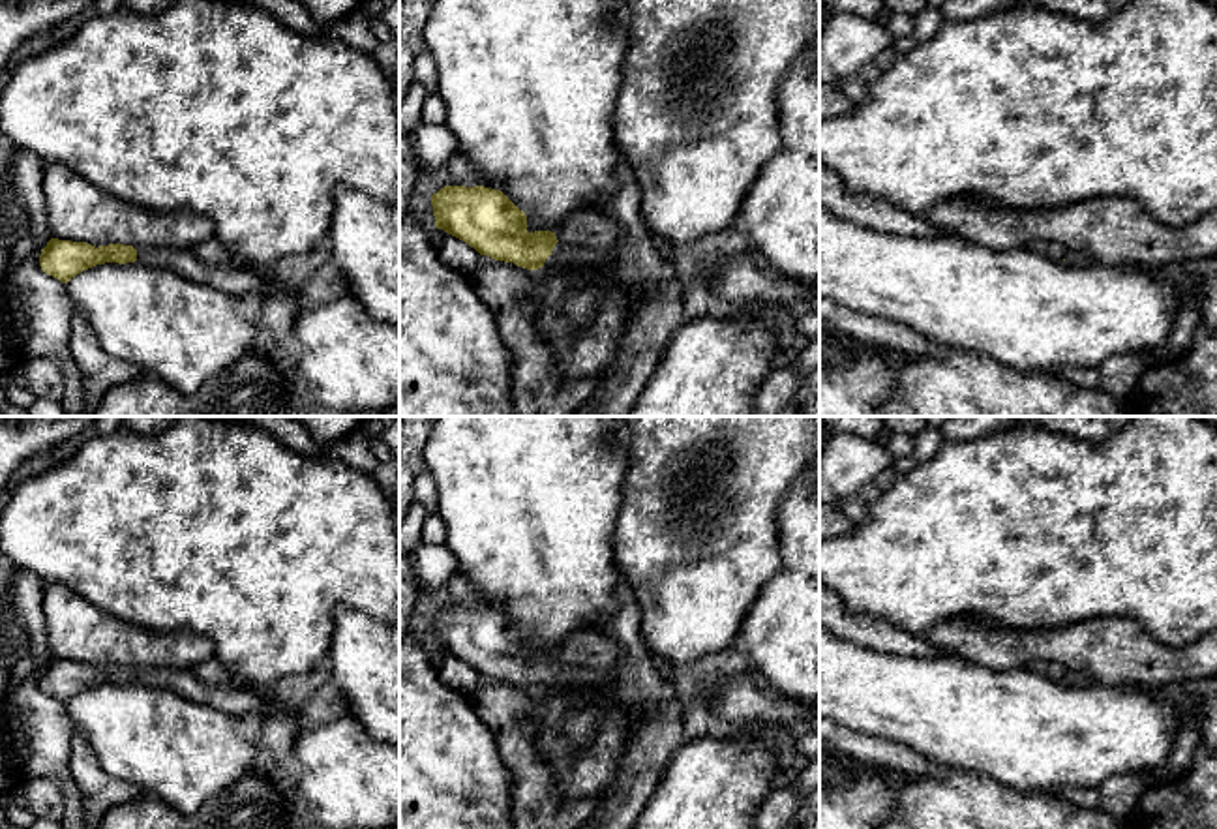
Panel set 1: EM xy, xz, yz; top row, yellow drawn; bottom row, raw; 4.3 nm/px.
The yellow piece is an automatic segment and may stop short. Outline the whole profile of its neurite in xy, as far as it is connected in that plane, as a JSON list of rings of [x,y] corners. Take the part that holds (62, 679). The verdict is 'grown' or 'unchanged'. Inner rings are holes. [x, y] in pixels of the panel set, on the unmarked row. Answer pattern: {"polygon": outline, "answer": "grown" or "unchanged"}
{"polygon": [[[51,658],[41,670],[39,686],[45,694],[68,703],[71,698],[96,685],[105,683],[135,683],[169,688],[182,698],[212,705],[231,716],[259,715],[266,716],[278,703],[270,703],[264,692],[248,686],[216,686],[201,681],[193,670],[182,668],[141,668],[124,664],[92,666],[86,662],[71,662]]], "answer": "grown"}

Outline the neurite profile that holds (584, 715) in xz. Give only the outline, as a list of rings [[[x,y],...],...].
[[[583,690],[570,692],[568,713],[563,724],[563,731],[585,750],[594,745],[594,731],[602,718],[606,718],[606,705],[600,701],[583,700]]]

